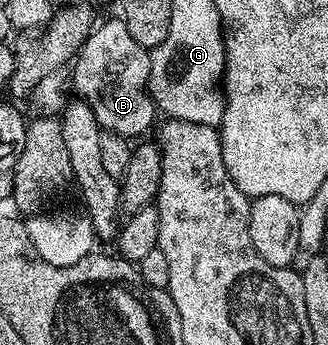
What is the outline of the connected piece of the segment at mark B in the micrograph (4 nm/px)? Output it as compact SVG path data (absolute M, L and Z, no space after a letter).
M121 17L95 25L72 63L73 70L77 97L86 102L103 131L138 140L150 125L155 125L156 107L150 97L150 50L132 40Z

